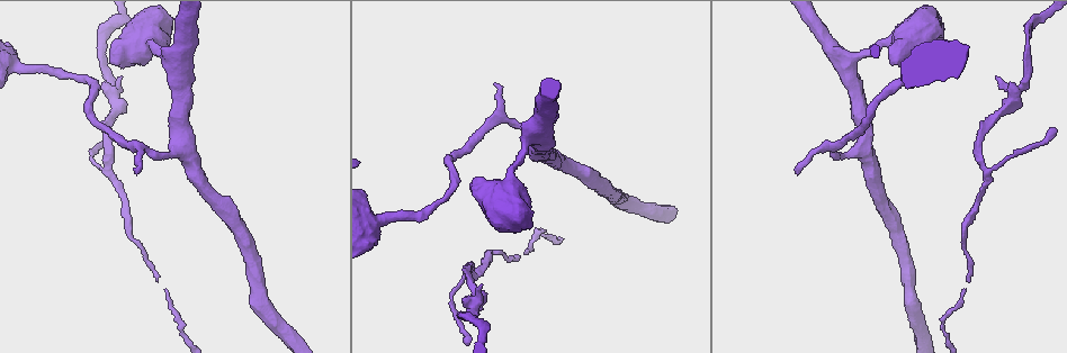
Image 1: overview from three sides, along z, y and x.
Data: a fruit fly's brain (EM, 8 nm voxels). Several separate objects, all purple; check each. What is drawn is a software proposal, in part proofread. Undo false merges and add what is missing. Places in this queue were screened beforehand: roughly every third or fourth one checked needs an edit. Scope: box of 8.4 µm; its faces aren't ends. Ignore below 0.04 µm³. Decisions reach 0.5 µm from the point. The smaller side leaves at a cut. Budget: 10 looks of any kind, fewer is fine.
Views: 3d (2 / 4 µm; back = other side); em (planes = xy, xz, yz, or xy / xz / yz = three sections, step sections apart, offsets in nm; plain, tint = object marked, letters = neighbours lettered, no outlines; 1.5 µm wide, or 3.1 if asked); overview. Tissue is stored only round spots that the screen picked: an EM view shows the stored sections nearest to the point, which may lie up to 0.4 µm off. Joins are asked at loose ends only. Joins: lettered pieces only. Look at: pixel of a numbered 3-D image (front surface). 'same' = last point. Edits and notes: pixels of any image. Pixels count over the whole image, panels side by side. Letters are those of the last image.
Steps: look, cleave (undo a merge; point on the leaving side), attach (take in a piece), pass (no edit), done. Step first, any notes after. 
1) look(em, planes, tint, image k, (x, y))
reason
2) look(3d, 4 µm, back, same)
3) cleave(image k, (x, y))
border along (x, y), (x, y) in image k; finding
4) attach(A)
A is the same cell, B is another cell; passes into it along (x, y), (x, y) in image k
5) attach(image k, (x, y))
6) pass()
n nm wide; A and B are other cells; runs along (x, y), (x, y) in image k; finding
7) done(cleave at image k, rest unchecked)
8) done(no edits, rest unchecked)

look(em, planes, letters, image 1, (155, 278))
end of a long branch

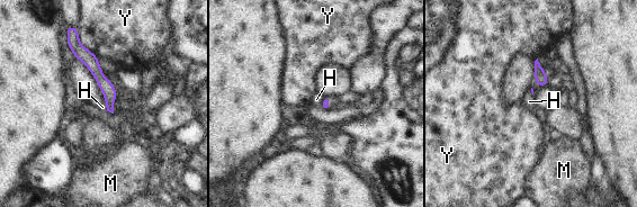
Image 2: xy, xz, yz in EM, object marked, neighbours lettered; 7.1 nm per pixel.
pass()
Y touches over 260 nm; H, M and Y are other cells; runs along (72, 43), (107, 88), (110, 108) in image 2; none of them fits

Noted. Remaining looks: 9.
look(em, planes, letters, image 1, (472, 340))
thin end

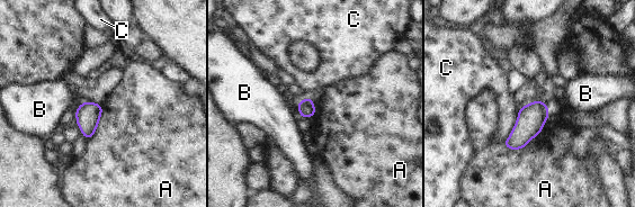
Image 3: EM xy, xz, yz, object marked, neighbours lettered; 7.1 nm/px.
pass()
A touches over 280 nm; A, B and C are other cells; border along (103, 105), (97, 129), (88, 140) in image 3; no lettered piece goes on from it

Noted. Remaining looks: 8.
look(3d, 4 µm, image 1, (893, 64))
an open end

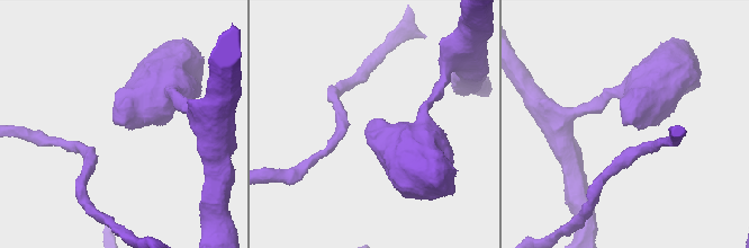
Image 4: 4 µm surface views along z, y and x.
look(em, planes, letters, image 4, (122, 124))
need the tissue

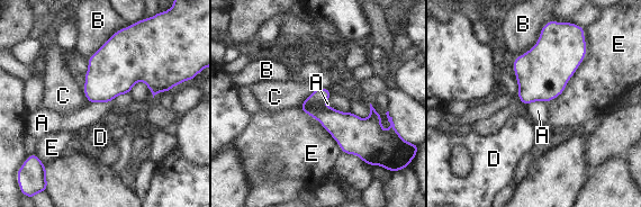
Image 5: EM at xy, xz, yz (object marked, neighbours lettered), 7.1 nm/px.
pass()
A, B, C, D and E are other cells; border along (111, 100), (90, 104) in image 5; no lettered piece goes on from it

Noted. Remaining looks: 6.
look(3d, 4 µm, back, image 1, (797, 172))
an open end

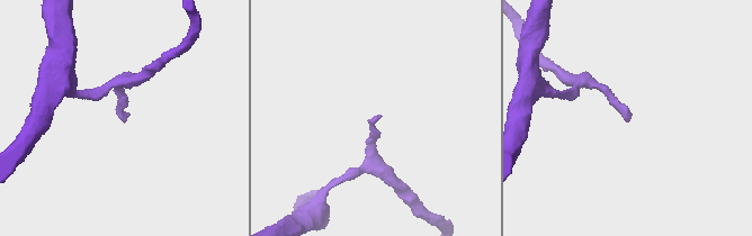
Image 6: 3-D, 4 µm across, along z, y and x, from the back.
look(em, planes, plain, image 6, (378, 118))
now the EM

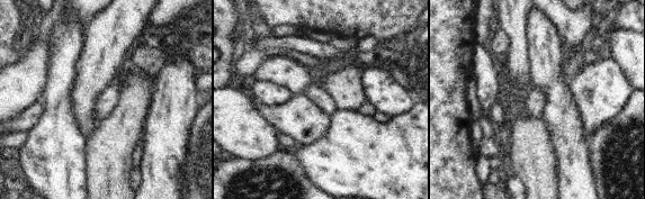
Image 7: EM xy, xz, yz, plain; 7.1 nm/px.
look(em, planes, letters, same)

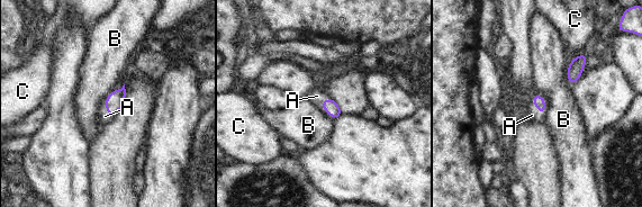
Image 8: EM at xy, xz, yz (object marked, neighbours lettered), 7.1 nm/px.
attach(A)
90 nm wide; A is the same cell, B and C are other cells; passes into it along (539, 101), (537, 108), (532, 115) in image 8; it goes on there

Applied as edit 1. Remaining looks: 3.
done(attach at image 8, rest unchecked)

